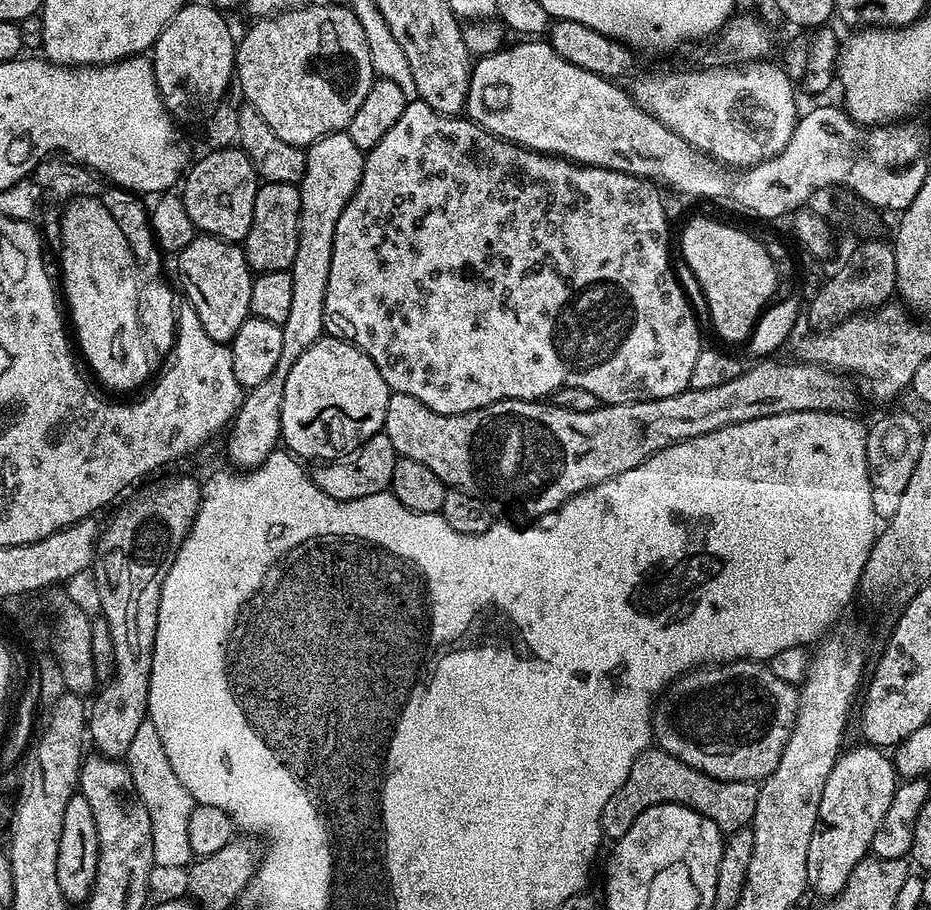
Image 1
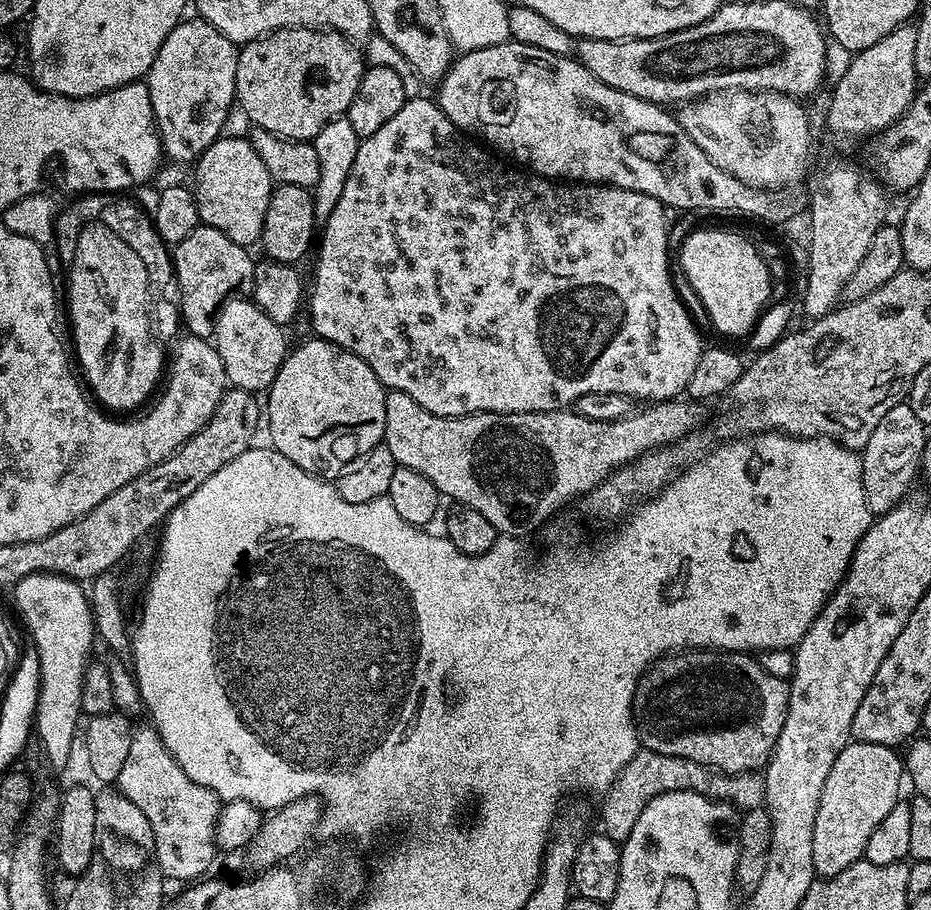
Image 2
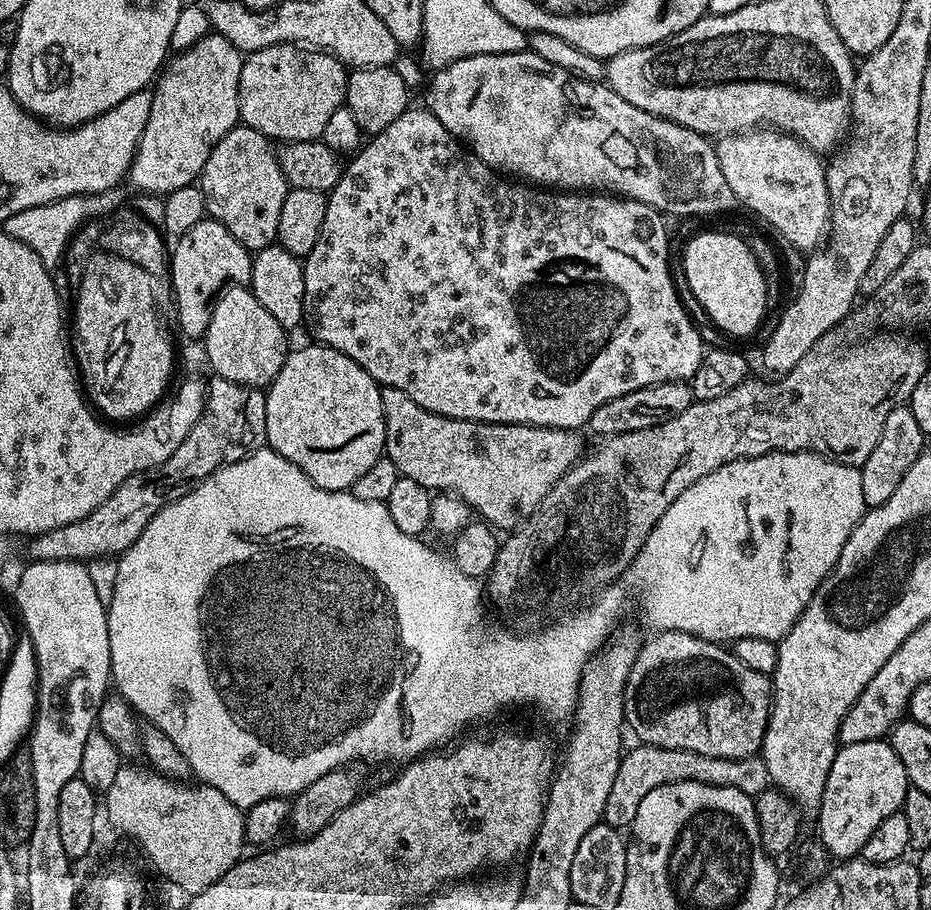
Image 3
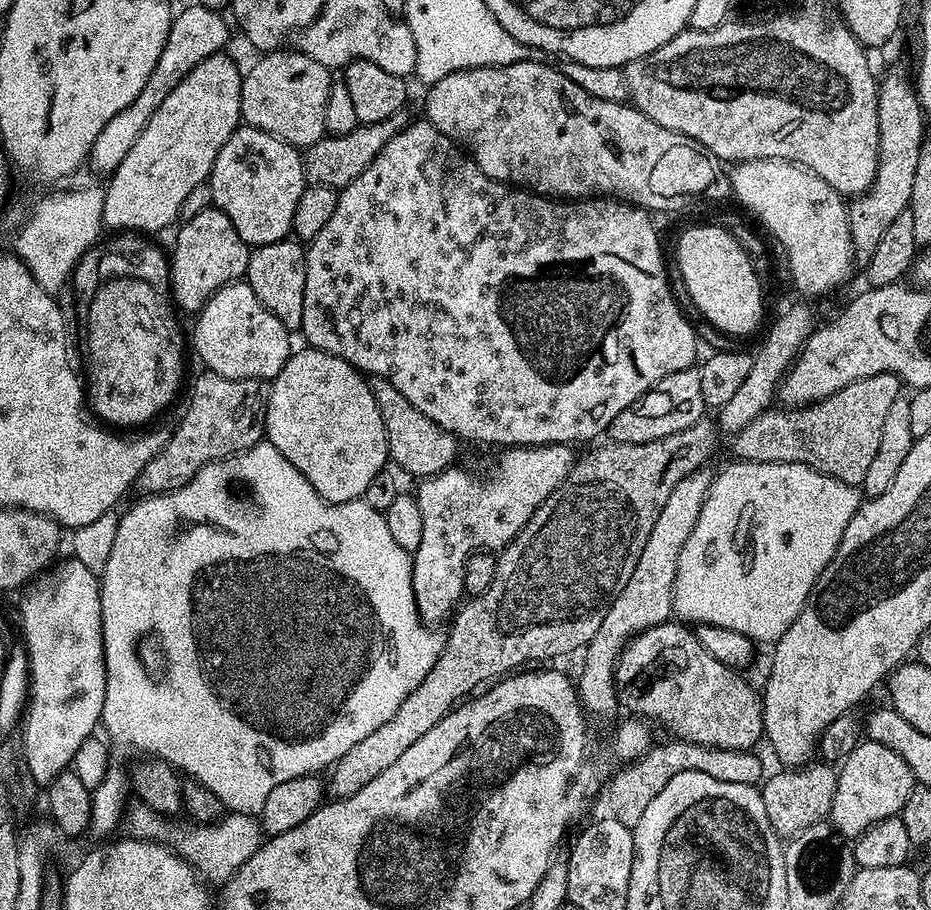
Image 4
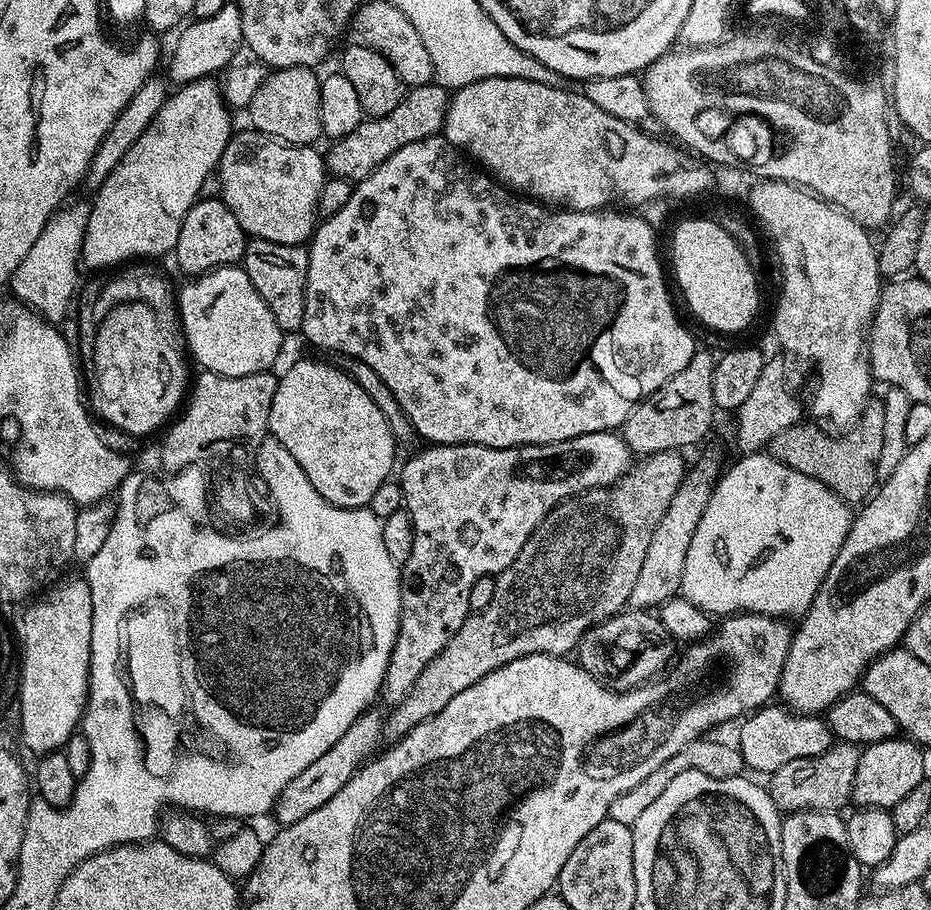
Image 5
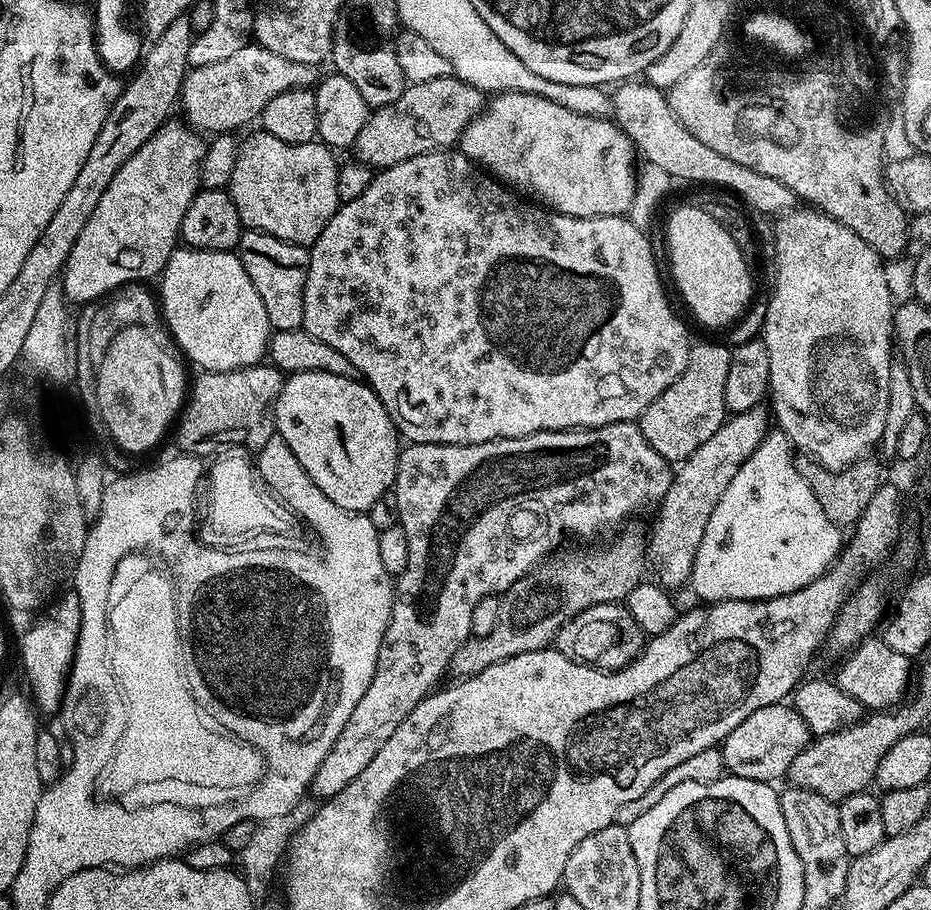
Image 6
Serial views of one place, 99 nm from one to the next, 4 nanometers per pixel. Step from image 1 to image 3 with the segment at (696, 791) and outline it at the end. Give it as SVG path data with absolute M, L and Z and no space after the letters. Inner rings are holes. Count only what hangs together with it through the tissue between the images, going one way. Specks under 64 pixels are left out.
M637 743L620 757L618 774L614 777L614 786L610 789L610 798L606 798L606 810L603 823L619 830L631 829L638 814L638 805L650 790L674 782L702 782L710 786L726 786L742 790L742 794L755 798L765 792L772 784L770 770L766 770L763 755L747 756L741 760L728 758L710 758L706 754L694 754L690 750L666 750L658 746Z

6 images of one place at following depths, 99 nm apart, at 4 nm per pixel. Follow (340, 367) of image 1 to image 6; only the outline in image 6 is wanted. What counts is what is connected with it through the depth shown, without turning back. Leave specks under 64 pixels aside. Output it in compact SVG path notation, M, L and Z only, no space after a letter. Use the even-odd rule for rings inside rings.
M325 372L291 373L285 379L276 399L276 422L274 428L280 439L286 442L286 446L290 446L290 454L294 454L294 458L298 458L298 462L302 462L302 470L306 470L306 474L310 474L314 486L318 486L318 490L322 490L322 494L326 494L326 498L330 498L330 502L334 502L334 506L342 506L342 510L367 514L374 506L374 502L385 499L389 495L390 489L395 485L396 464L400 460L402 440L396 430L396 421L388 413L386 406L382 406L382 402L374 394L372 387L365 383L363 379L351 380L345 376L326 374Z

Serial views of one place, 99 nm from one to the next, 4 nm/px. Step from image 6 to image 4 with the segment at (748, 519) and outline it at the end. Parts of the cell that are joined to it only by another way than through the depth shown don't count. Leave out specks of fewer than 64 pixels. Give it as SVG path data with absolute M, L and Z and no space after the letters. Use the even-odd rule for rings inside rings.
M740 462L737 465L737 468L724 468L721 472L717 471L712 477L712 485L706 494L706 502L702 502L704 513L698 514L696 530L690 534L690 538L686 538L687 545L682 546L682 554L678 558L680 574L672 595L672 610L681 621L691 622L696 626L701 624L726 626L726 630L738 630L738 634L746 634L751 640L757 642L763 642L763 640L775 642L782 638L782 634L786 634L786 630L790 630L790 626L800 616L804 605L809 603L816 583L820 581L820 576L836 556L838 546L842 542L842 534L846 530L850 518L854 518L854 514L860 509L862 496L853 485L842 482L838 478L830 478L826 474L814 470L808 464Z

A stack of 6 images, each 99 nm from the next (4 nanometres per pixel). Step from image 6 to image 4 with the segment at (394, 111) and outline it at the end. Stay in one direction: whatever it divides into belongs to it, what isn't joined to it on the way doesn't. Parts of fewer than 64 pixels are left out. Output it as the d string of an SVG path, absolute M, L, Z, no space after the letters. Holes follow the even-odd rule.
M396 112L382 122L358 126L350 130L350 134L341 136L325 134L321 140L311 144L303 153L305 181L309 185L330 187L335 190L350 186L350 182L354 182L354 178L358 178L358 174L362 174L362 170L366 170L366 166L374 162L374 158L378 158L382 146L386 146L390 138L394 138L404 129L405 123L405 113Z

